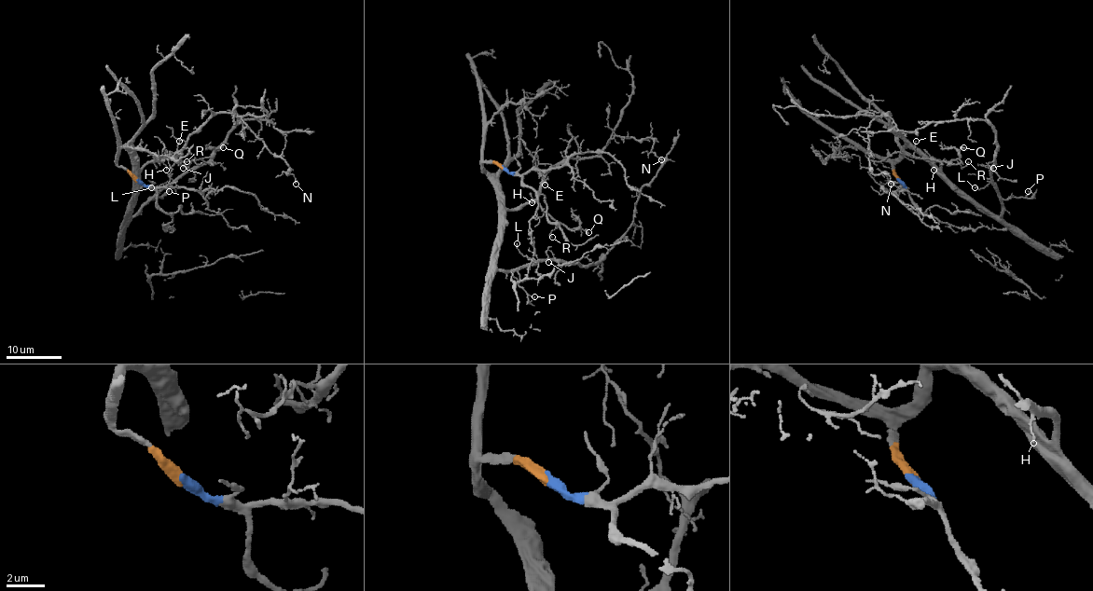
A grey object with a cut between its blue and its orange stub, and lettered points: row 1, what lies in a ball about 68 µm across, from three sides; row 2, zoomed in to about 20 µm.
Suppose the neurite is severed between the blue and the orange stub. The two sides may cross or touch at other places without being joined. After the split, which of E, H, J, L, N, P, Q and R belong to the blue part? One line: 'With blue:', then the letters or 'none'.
With blue: none

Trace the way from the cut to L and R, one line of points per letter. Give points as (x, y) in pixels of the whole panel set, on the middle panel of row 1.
L: (503, 168), (483, 162), (482, 171), (499, 193), (497, 268), (518, 270), (531, 262), (517, 248), (517, 242)
R: (503, 168), (483, 162), (482, 171), (497, 199), (513, 210), (536, 202), (557, 222), (551, 237)

